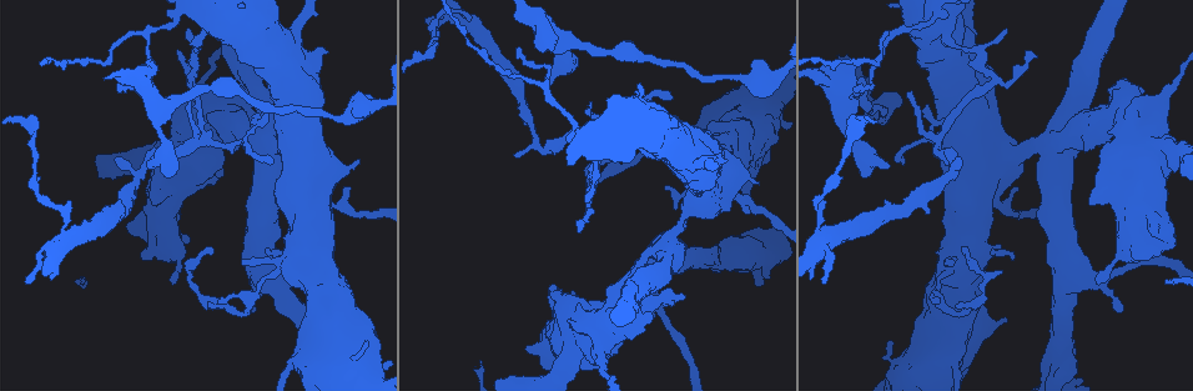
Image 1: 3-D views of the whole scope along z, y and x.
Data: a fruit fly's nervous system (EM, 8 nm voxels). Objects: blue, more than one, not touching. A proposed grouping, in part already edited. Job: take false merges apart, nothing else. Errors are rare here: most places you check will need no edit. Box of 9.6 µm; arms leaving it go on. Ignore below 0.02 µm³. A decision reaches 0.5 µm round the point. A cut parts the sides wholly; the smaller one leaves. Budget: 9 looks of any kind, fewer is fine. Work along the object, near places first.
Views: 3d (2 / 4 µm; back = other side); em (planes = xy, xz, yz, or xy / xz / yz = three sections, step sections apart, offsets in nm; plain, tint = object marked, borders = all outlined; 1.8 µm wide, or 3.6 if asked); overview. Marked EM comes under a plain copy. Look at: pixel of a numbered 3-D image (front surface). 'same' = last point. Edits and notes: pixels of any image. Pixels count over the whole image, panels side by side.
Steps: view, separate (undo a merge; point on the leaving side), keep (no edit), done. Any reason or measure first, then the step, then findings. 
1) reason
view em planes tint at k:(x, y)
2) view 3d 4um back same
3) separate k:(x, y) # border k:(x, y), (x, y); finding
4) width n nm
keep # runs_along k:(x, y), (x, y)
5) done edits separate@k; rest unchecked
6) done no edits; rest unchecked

view em 3.6um yz step 8 tint at 1:(1118, 110)

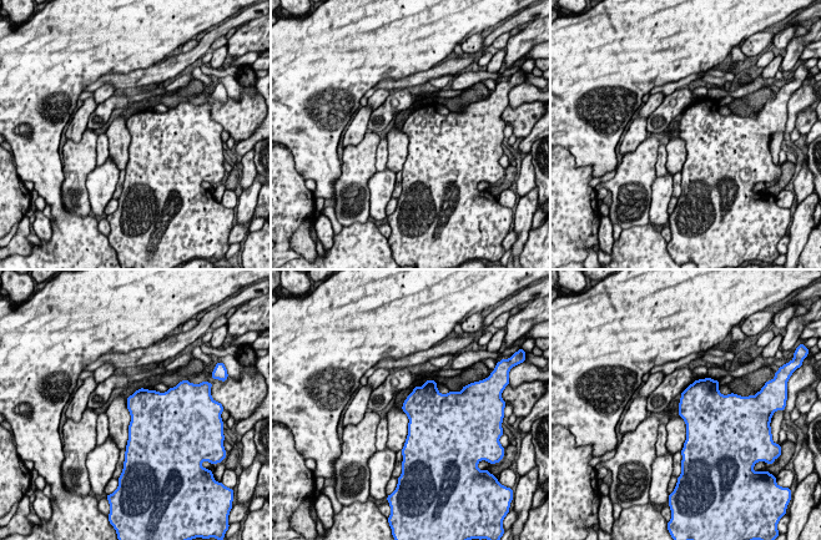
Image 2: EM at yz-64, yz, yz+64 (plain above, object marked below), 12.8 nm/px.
another direction
view em 3.6um planes tint same

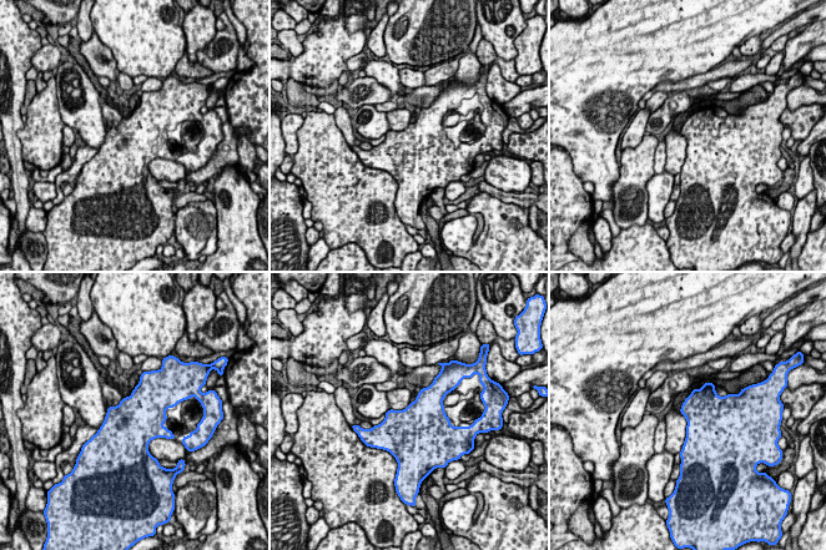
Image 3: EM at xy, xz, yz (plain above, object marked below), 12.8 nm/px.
keep # all the same cell

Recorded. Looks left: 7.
sudden change in width
view 3d 4um at 1:(1135, 177)

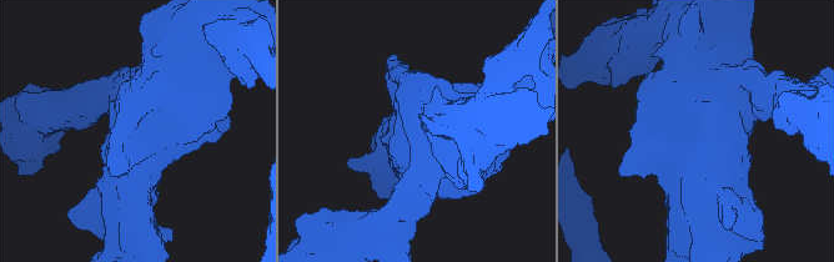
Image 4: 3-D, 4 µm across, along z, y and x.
shape alone is not enough
view em 3.6um planes tint at 4:(692, 136)

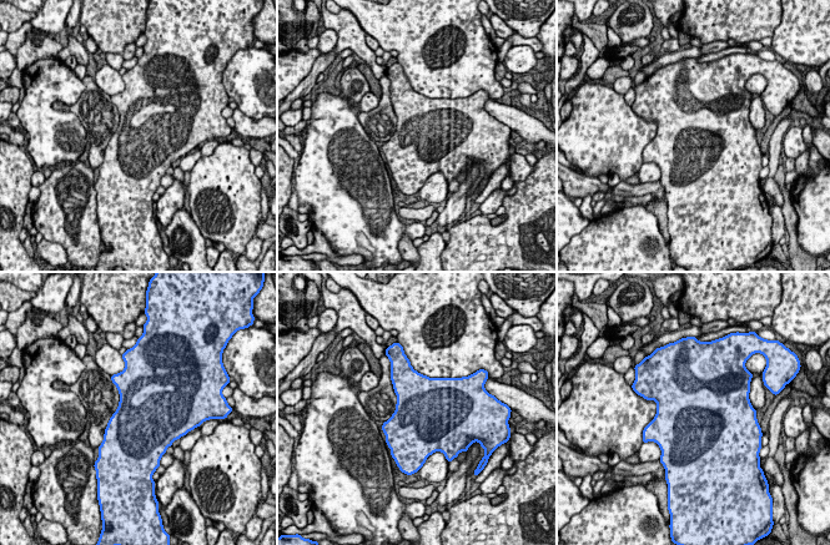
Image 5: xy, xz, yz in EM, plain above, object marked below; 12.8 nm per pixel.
keep # all the same cell

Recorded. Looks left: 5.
three-way junction
view em yz step 8 borders at 1:(948, 128)

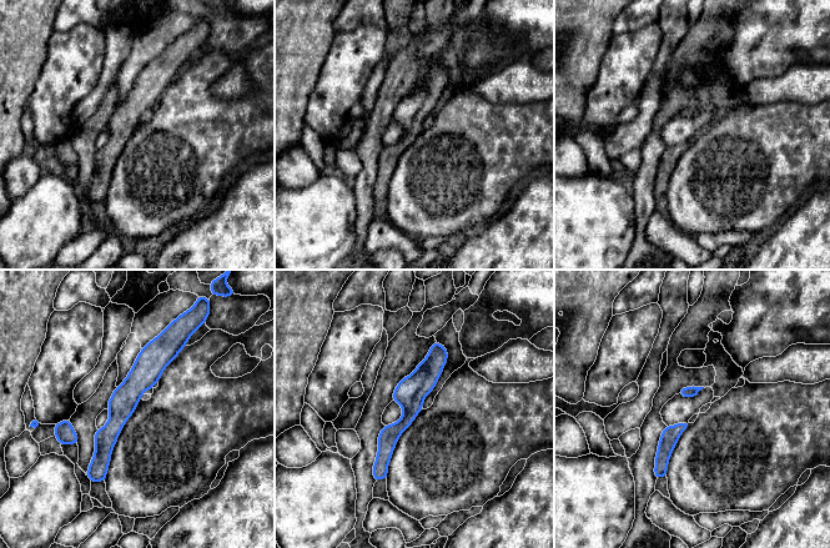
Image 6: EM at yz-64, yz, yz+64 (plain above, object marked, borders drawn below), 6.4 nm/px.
keep # runs_along 6:(172, 346), (125, 397), (97, 473); continuous, no second cell

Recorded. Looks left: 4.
sharp bend
view em 3.6um xy step 16 tint at 1:(1060, 360)

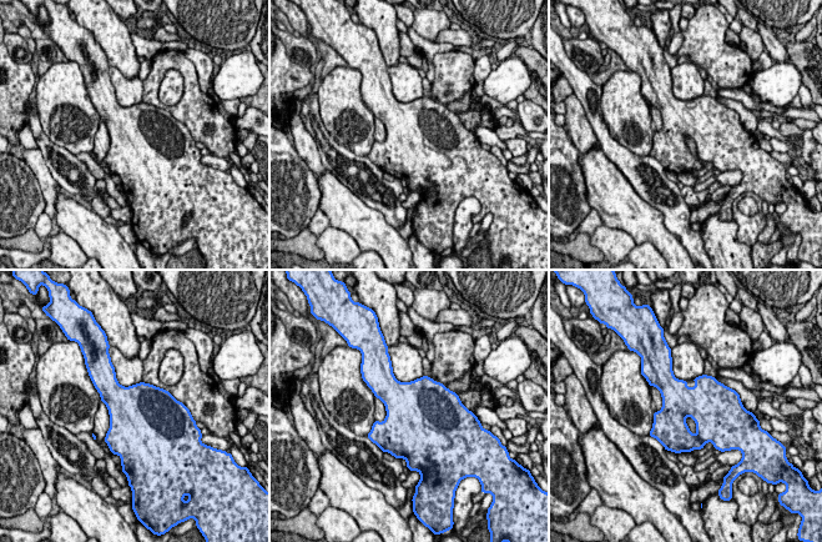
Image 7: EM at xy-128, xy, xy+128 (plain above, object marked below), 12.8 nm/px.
view em 3.6um planes tint same

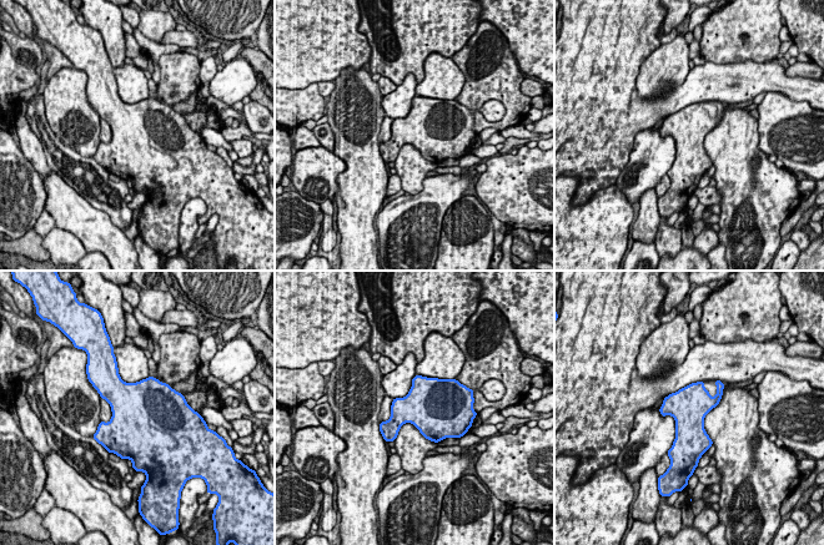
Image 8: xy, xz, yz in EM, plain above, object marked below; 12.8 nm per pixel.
keep # one cell here

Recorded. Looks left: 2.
done no edits; rest unchecked

